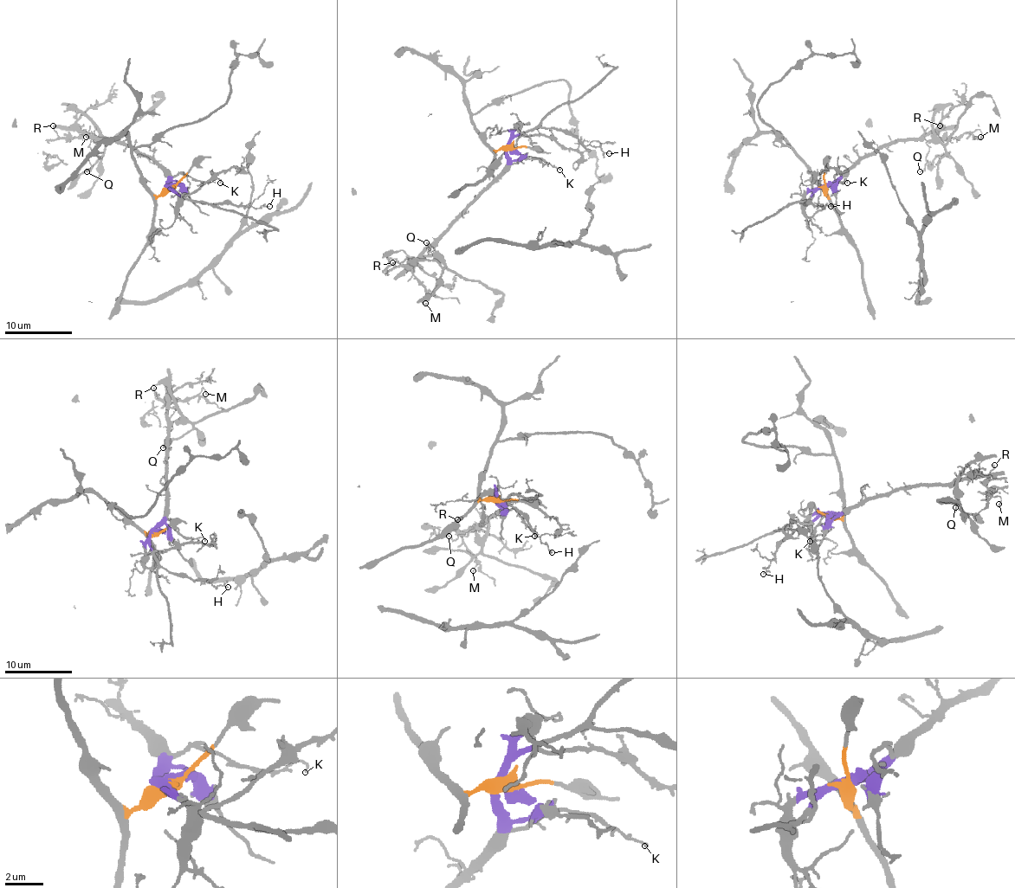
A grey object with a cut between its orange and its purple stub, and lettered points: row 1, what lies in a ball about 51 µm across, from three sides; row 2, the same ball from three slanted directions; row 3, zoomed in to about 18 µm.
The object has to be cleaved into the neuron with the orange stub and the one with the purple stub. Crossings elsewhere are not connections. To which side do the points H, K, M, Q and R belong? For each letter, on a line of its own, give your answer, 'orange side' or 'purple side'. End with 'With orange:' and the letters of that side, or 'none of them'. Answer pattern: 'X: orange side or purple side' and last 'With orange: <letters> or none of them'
H: purple side
K: purple side
M: purple side
Q: purple side
R: purple side
With orange: none of them

